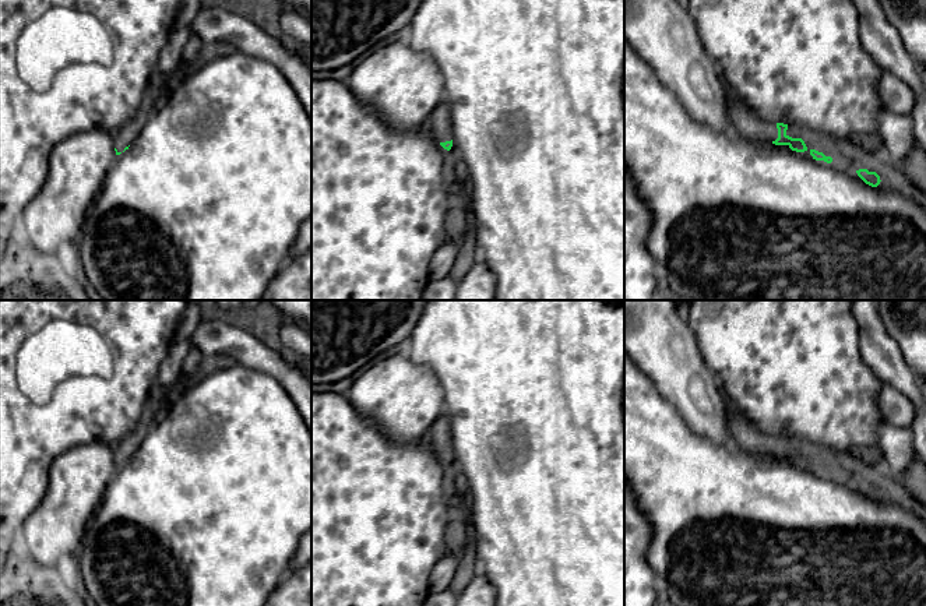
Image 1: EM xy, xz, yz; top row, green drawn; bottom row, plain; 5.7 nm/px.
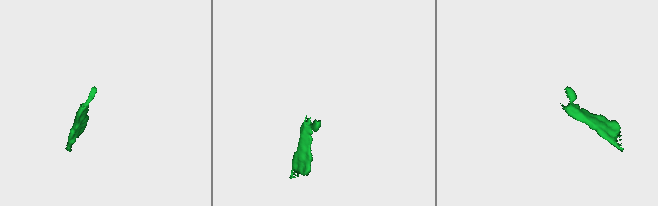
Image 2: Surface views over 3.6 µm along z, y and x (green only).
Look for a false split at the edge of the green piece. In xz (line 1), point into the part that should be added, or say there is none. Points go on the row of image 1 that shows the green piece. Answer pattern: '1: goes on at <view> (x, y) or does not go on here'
1: goes on at xz (439, 123)

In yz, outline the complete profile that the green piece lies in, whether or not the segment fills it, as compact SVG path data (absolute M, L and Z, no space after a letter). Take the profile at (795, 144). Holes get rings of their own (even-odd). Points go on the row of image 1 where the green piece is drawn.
M726 88L729 117L735 130L746 140L788 145L792 151L804 152L807 147L802 138L786 134L788 124L764 120L750 109L736 94Z

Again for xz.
M441 102L426 119L429 134L447 151L453 147L451 110L446 102Z

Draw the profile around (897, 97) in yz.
M884 71L879 80L879 98L883 110L909 114L918 102L912 88L892 73Z

